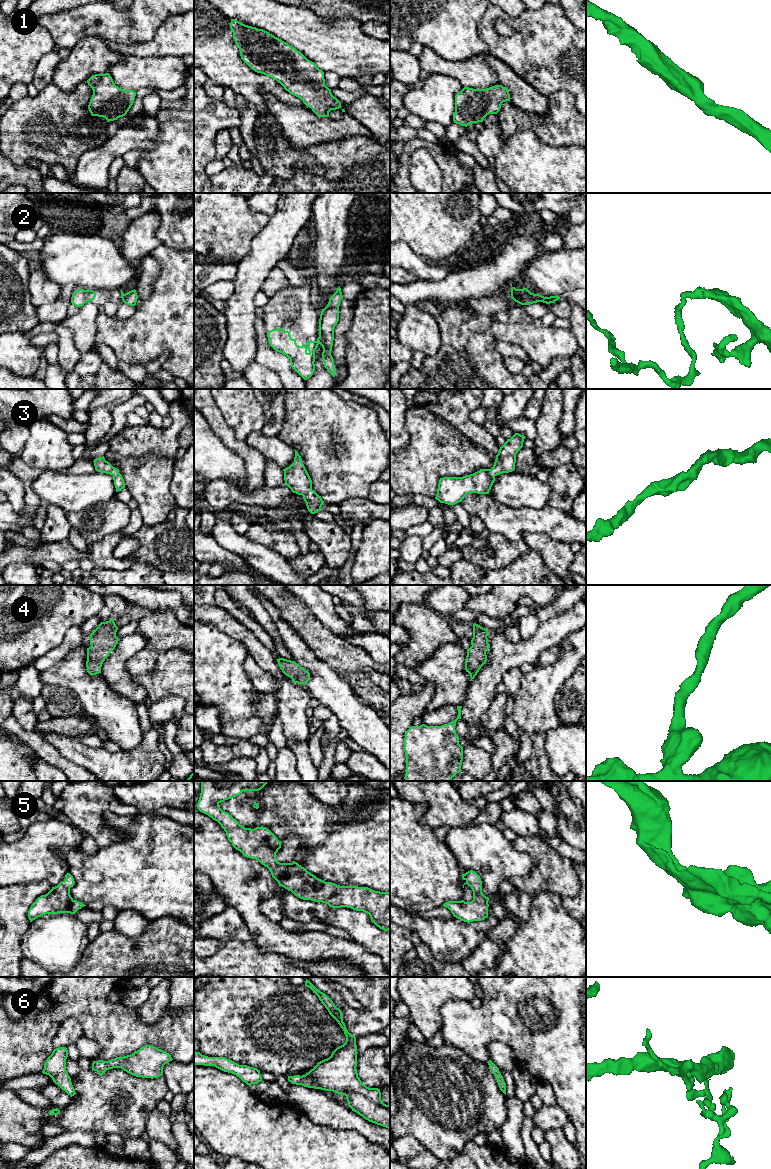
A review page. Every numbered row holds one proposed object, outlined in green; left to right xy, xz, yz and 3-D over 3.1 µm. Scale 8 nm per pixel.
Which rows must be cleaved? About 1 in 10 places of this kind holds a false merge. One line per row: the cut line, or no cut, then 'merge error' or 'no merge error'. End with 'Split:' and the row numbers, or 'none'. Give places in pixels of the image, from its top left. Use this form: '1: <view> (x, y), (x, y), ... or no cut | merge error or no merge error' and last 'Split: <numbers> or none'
1: no cut | no merge error
2: xz (318, 337), (319, 343) | merge error
3: no cut | no merge error
4: no cut | no merge error
5: no cut | no merge error
6: no cut | no merge error
Split: 2

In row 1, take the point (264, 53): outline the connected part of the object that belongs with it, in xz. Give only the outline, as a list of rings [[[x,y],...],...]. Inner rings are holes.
[[[231,19],[230,29],[241,59],[252,70],[276,80],[290,94],[300,98],[319,117],[329,117],[331,110],[341,108],[341,102],[325,85],[324,72],[300,51],[263,29],[245,25],[235,19]]]

